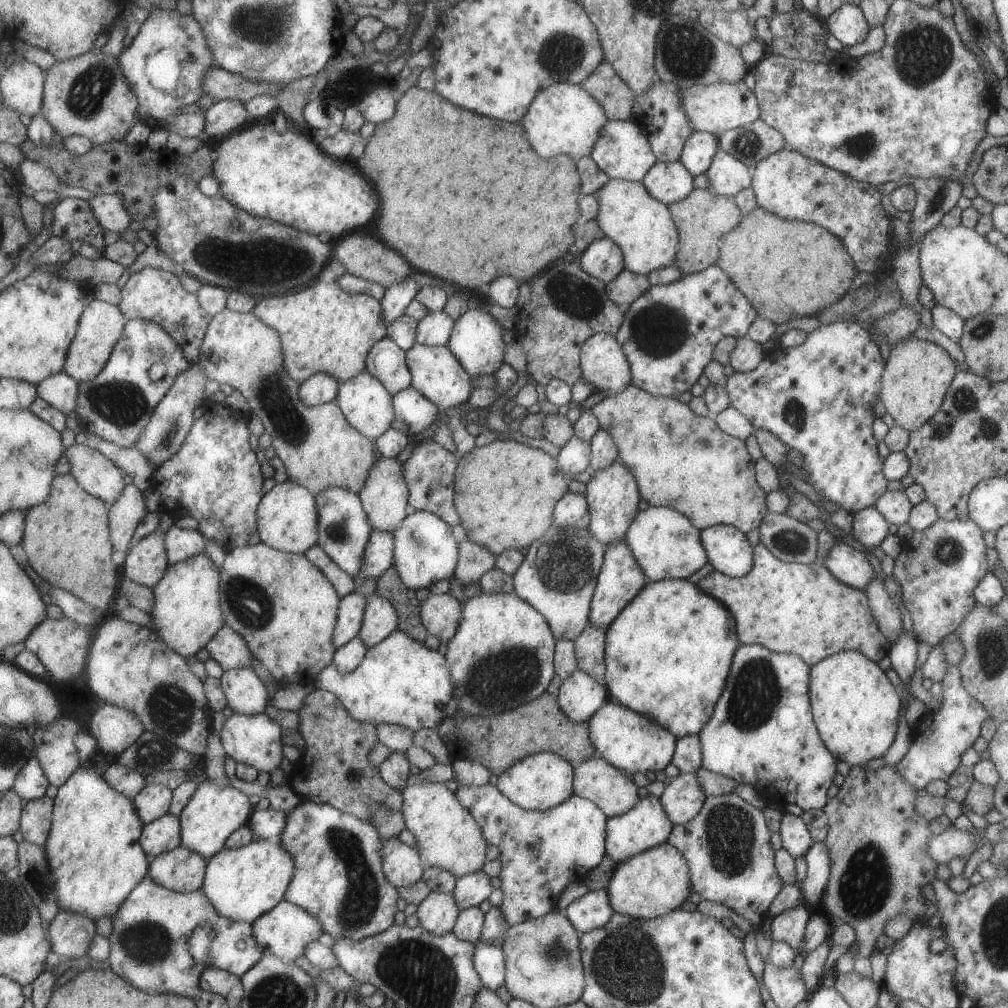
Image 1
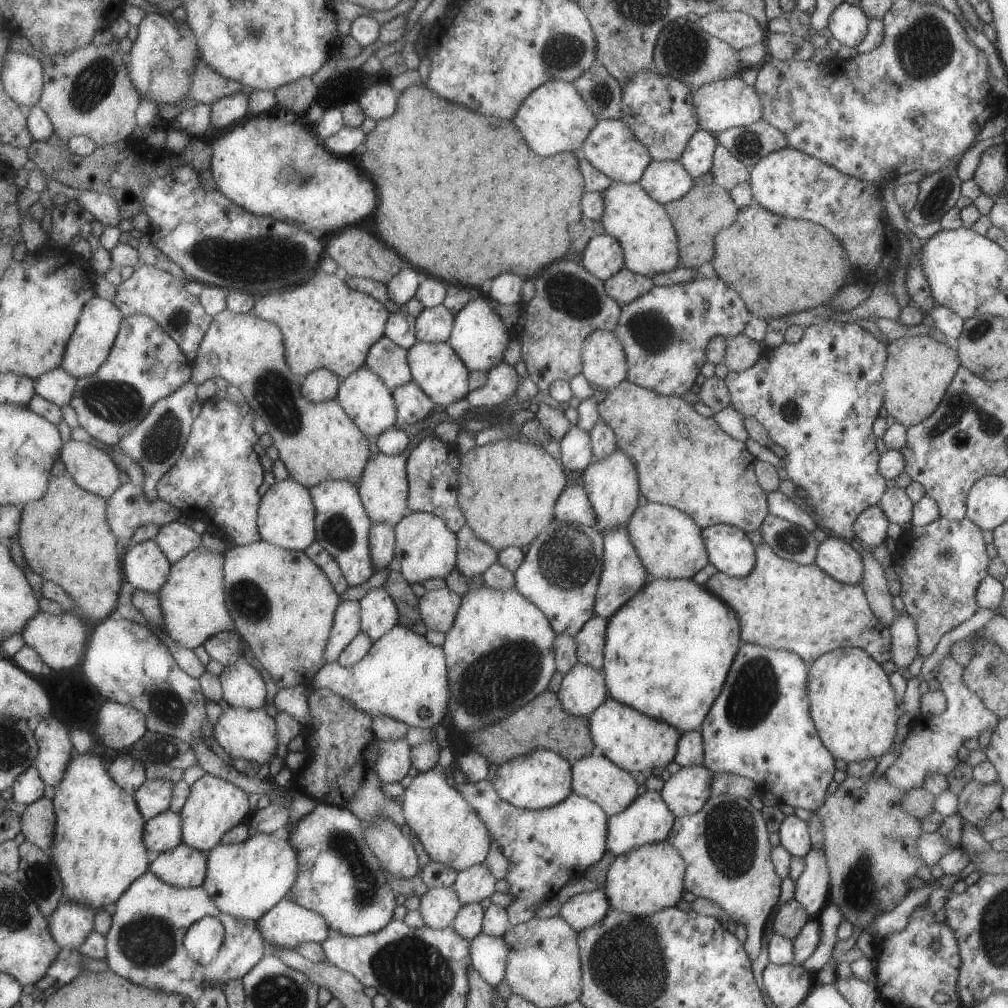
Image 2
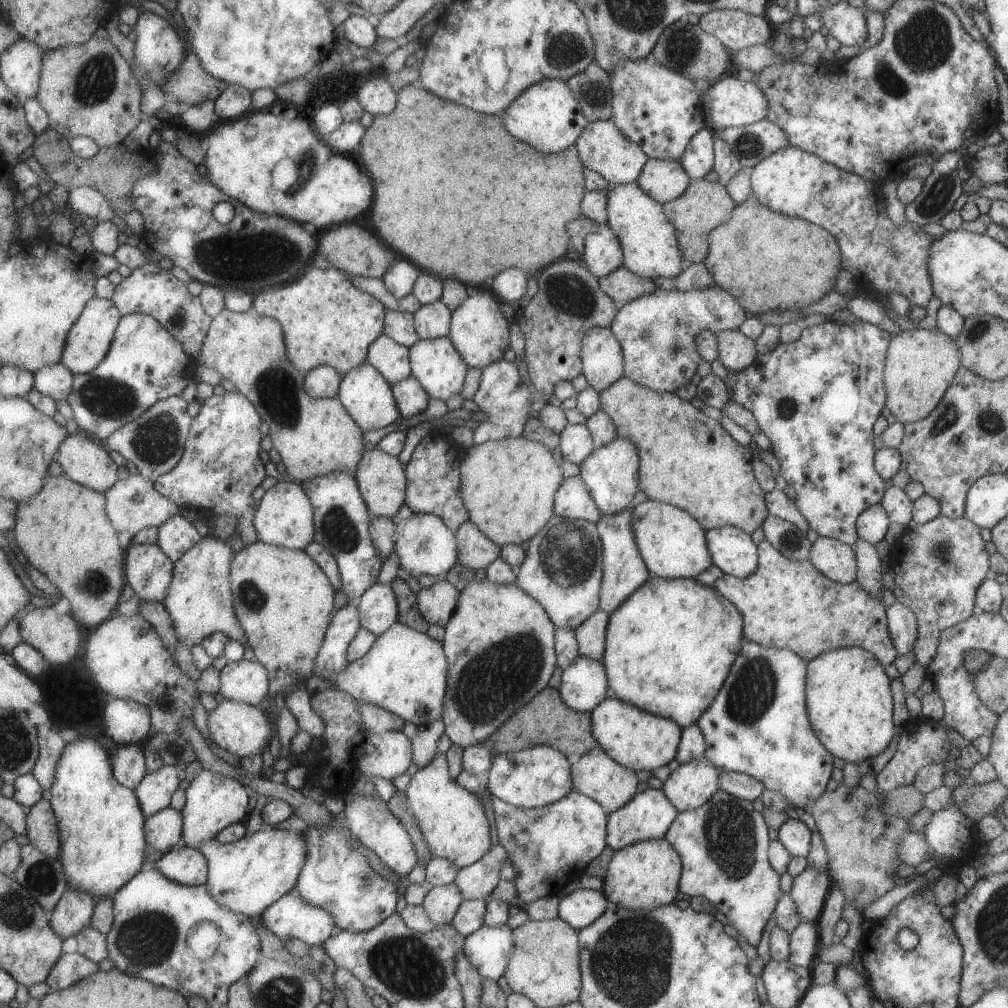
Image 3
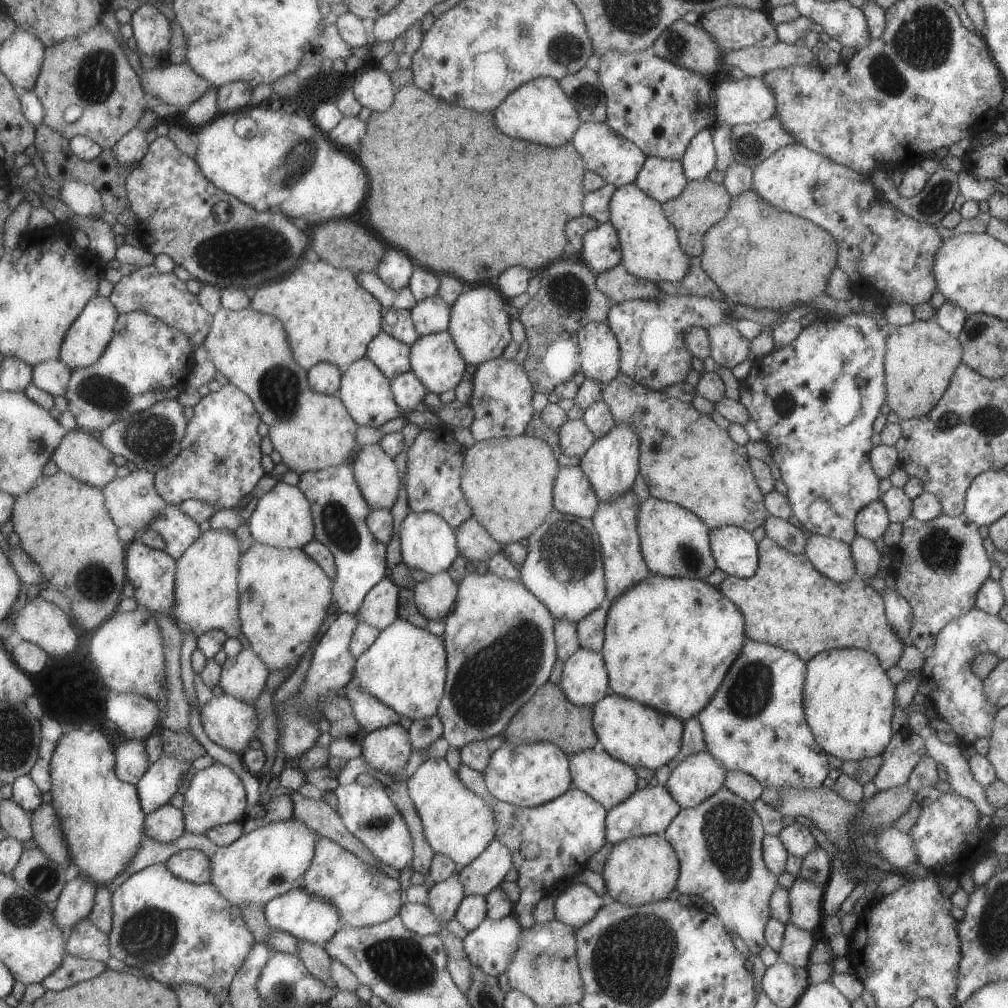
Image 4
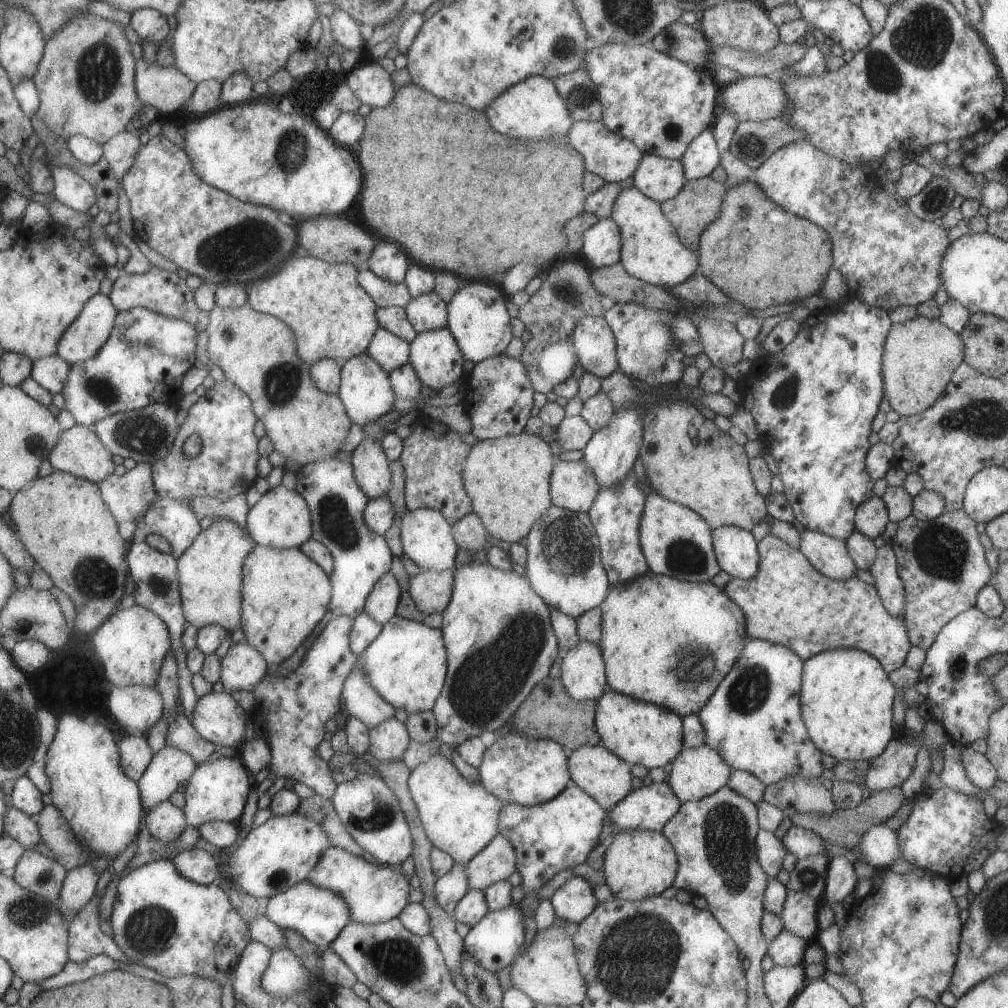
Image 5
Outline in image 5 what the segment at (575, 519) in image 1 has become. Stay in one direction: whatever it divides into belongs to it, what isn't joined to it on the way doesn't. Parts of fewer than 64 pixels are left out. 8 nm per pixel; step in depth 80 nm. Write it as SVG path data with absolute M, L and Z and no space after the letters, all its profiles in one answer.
M555 459L550 476L551 505L576 513L586 513L598 493L598 484L582 460Z

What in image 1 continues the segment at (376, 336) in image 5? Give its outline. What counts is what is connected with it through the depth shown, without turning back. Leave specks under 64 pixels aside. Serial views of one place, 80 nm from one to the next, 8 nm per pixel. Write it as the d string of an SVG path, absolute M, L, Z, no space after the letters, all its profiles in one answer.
M385 336L371 346L364 363L365 370L376 378L391 396L410 386L405 351L389 337Z

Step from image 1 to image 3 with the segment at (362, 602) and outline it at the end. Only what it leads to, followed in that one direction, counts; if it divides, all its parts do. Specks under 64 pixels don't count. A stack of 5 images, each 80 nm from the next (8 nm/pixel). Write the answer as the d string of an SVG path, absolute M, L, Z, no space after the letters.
M347 603L333 612L314 660L315 675L331 680L346 668L349 663L346 650L359 628L358 610L354 604Z

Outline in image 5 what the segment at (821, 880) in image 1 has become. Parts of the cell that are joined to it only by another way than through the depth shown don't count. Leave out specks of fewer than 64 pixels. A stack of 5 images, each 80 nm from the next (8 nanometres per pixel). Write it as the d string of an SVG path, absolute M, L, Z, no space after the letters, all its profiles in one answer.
M787 890L780 914L783 928L807 942L814 940L819 932L816 916L820 904L820 899L806 892Z

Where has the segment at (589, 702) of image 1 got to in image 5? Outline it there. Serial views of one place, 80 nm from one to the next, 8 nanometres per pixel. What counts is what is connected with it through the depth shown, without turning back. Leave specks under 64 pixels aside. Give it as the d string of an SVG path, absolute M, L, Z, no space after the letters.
M580 640L561 659L559 679L573 700L597 700L606 692L604 662L599 646Z

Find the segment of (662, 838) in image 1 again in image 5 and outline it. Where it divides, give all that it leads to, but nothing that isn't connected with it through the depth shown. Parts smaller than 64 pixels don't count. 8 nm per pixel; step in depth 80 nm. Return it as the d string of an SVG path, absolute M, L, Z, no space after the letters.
M666 782L641 786L607 811L612 831L657 831L679 810L681 803Z

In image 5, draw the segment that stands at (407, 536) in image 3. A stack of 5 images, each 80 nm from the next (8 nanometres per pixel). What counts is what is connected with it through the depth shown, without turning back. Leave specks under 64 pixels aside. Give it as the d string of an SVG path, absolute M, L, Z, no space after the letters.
M433 509L405 511L400 521L400 544L402 554L410 558L421 571L441 572L454 568L454 558L458 547L455 544L451 525L440 512Z

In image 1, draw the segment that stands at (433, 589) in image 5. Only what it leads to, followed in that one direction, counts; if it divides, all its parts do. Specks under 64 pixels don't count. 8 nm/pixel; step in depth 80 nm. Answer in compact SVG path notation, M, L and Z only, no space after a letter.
M449 593L429 595L420 603L420 619L426 634L439 638L439 652L443 654L446 645L457 632L462 617L462 604Z

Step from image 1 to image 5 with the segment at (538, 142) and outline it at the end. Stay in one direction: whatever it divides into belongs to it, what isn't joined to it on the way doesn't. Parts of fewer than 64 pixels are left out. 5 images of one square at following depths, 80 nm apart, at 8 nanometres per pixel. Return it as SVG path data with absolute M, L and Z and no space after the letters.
M541 75L527 77L507 87L483 112L495 132L511 138L558 139L560 136L567 136L570 126L575 122L552 79Z

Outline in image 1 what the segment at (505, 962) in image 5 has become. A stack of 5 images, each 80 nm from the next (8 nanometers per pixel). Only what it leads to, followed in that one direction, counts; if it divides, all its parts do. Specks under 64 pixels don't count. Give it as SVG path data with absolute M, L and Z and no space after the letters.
M487 943L475 944L472 961L482 986L495 992L504 984L504 954L501 947Z

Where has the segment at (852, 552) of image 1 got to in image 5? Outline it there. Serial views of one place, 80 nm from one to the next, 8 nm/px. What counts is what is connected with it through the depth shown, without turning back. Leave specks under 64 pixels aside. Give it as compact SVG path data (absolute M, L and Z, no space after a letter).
M804 529L800 534L798 549L811 566L827 578L844 581L856 576L856 566L844 540Z

